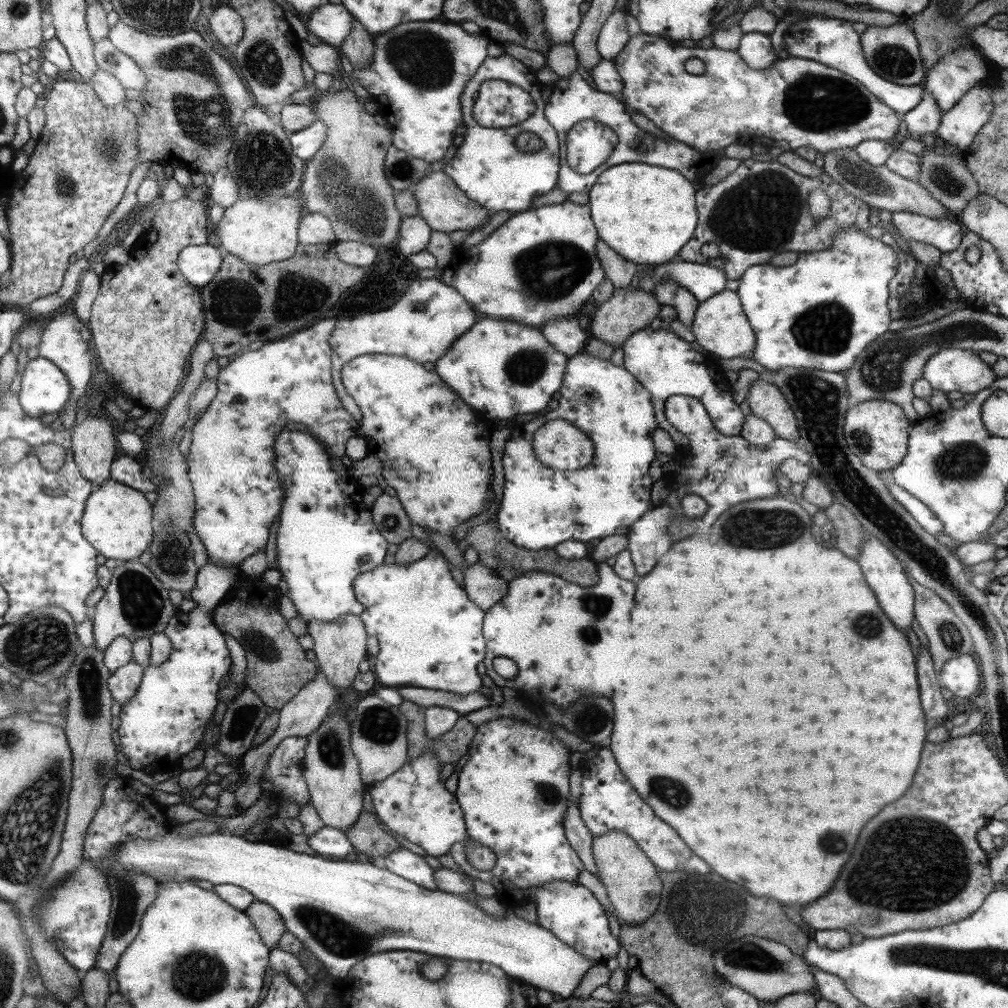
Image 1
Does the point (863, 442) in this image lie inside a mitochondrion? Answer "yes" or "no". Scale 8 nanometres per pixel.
yes

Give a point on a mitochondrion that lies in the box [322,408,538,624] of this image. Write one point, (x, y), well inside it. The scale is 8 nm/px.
(390, 523)

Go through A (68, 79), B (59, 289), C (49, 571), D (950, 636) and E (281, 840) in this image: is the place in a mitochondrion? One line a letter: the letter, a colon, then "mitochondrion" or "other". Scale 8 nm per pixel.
A: other
B: other
C: other
D: mitochondrion
E: other

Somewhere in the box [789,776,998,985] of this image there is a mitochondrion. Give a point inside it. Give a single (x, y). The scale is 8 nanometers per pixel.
(956, 877)

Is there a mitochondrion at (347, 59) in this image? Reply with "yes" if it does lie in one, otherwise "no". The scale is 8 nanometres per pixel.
no

